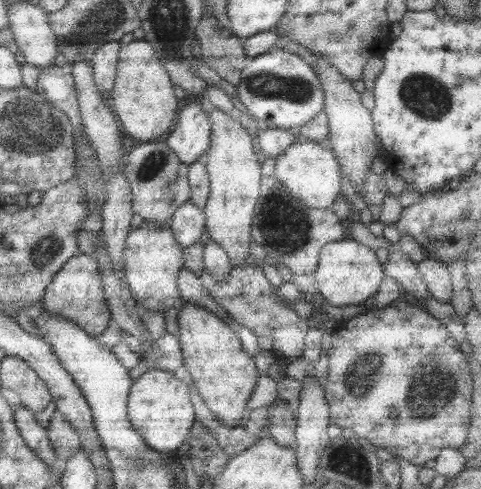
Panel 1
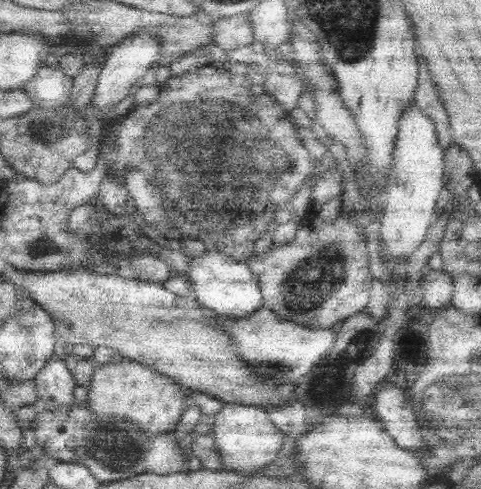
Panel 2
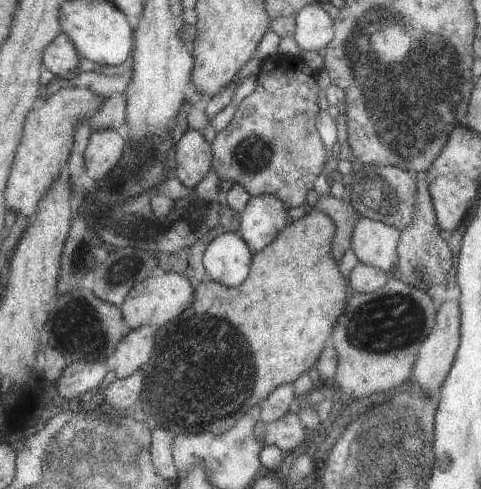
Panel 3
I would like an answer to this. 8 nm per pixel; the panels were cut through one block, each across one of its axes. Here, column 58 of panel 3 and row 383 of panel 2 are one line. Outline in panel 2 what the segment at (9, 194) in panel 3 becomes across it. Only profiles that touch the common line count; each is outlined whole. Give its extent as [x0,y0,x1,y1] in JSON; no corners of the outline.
[88,358,188,438]

